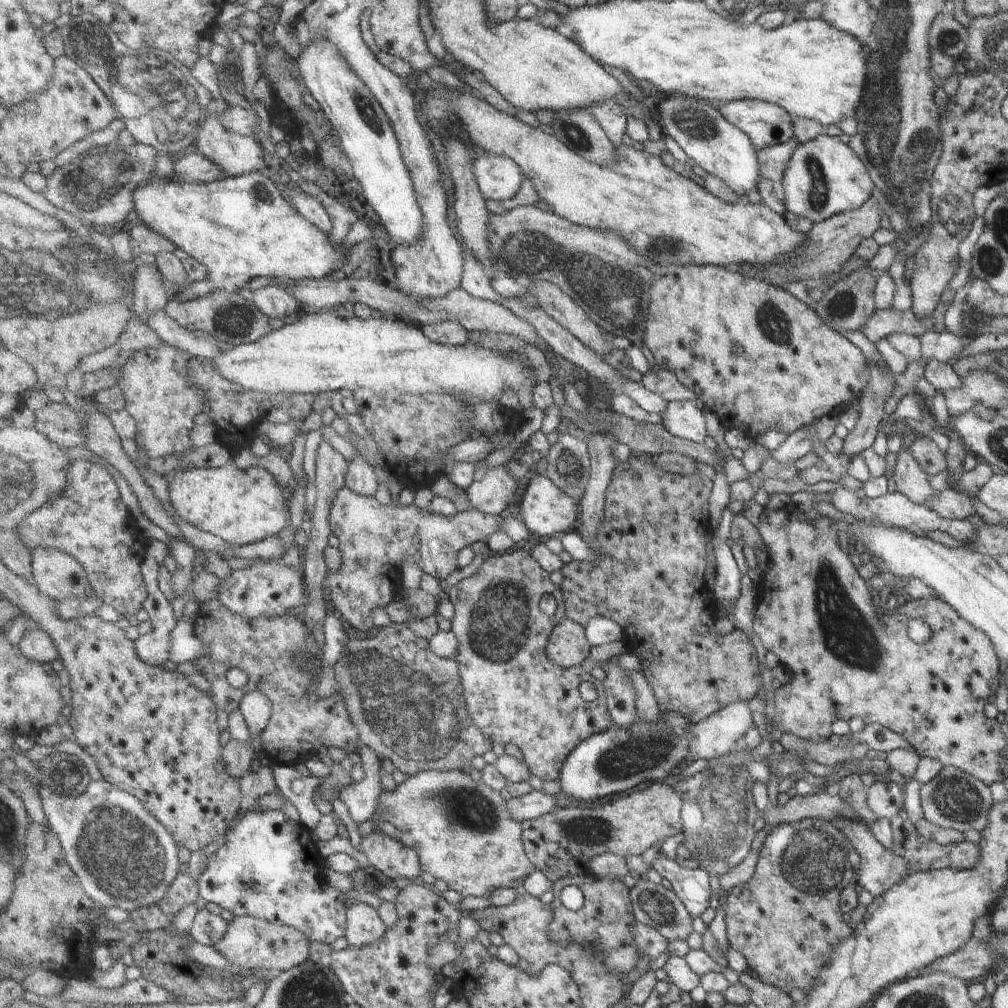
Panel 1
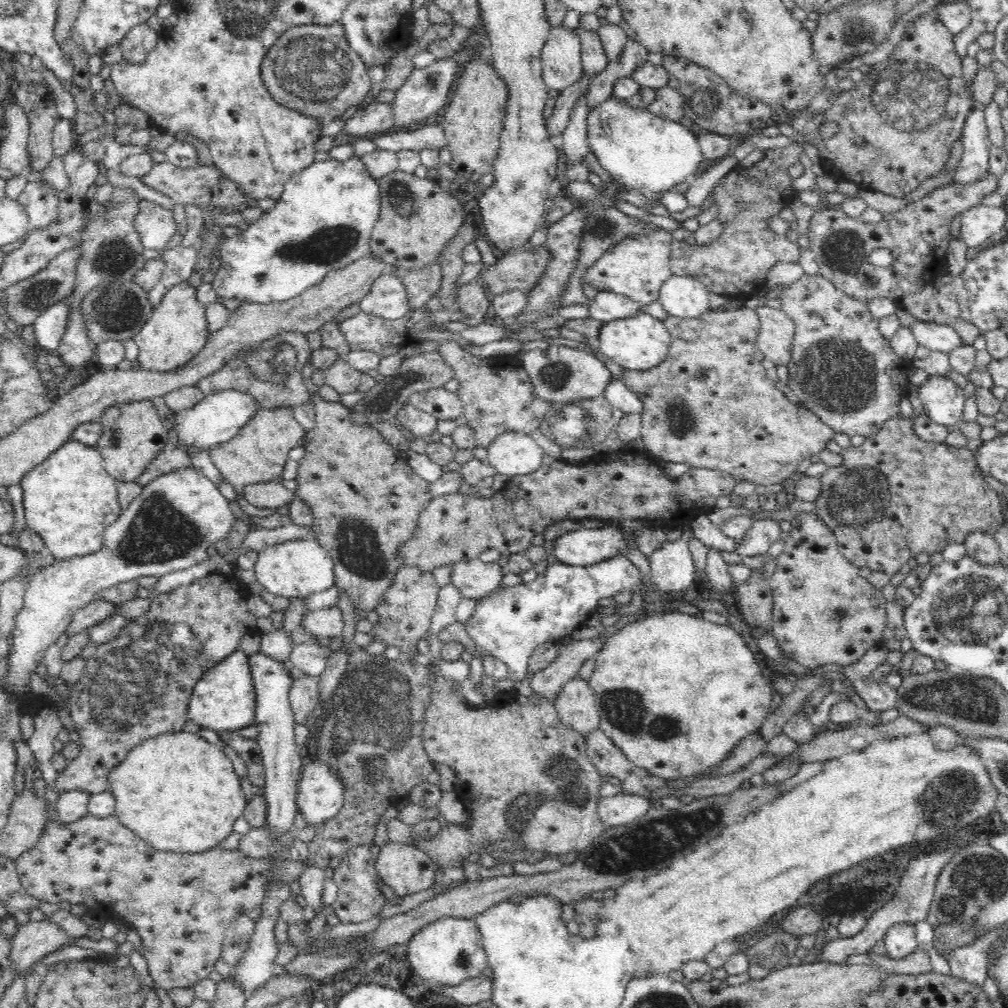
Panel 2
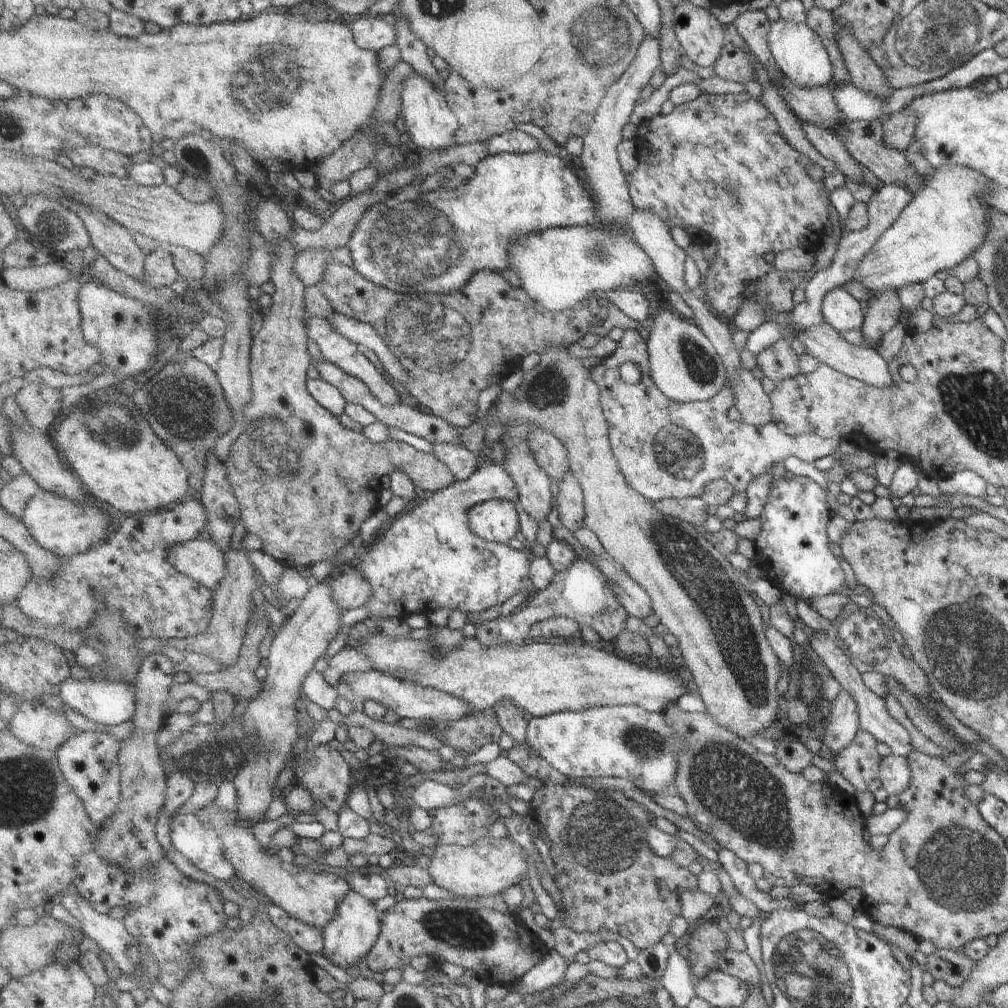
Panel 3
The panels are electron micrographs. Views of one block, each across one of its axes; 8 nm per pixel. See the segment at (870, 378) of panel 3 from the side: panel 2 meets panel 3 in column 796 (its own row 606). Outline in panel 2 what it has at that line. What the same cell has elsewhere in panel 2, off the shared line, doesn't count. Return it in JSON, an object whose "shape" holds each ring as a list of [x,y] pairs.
{"shape":[[[336,605],[304,615],[300,626],[314,635],[316,640],[320,637],[335,638],[342,636],[344,618]]]}

